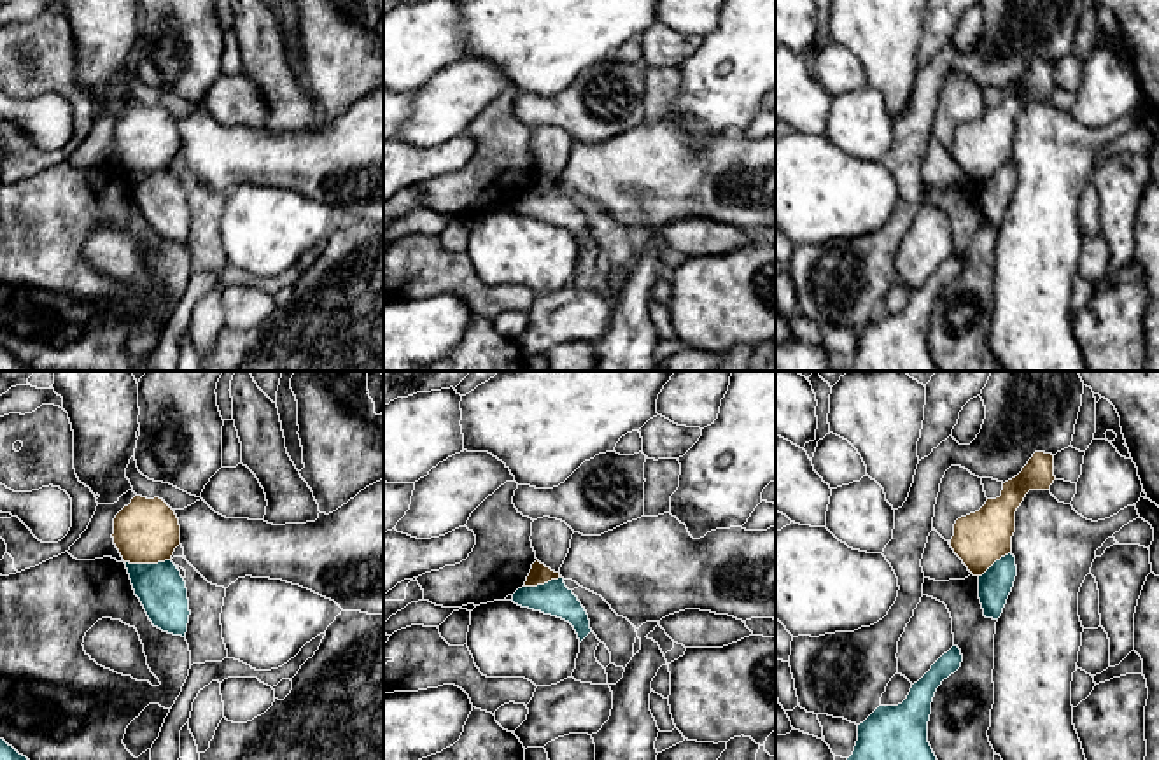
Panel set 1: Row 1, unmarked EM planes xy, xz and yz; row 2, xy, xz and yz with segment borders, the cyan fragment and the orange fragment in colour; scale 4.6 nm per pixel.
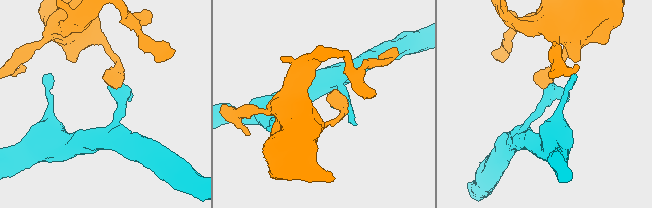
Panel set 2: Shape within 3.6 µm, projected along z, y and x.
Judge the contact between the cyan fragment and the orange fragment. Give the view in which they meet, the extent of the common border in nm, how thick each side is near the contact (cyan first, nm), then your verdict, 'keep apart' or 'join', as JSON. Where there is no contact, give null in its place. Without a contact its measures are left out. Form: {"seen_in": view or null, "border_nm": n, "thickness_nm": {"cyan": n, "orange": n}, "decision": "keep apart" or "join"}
{"seen_in": "xy", "border_nm": 220, "thickness_nm": {"cyan": 220, "orange": 300}, "decision": "keep apart"}

